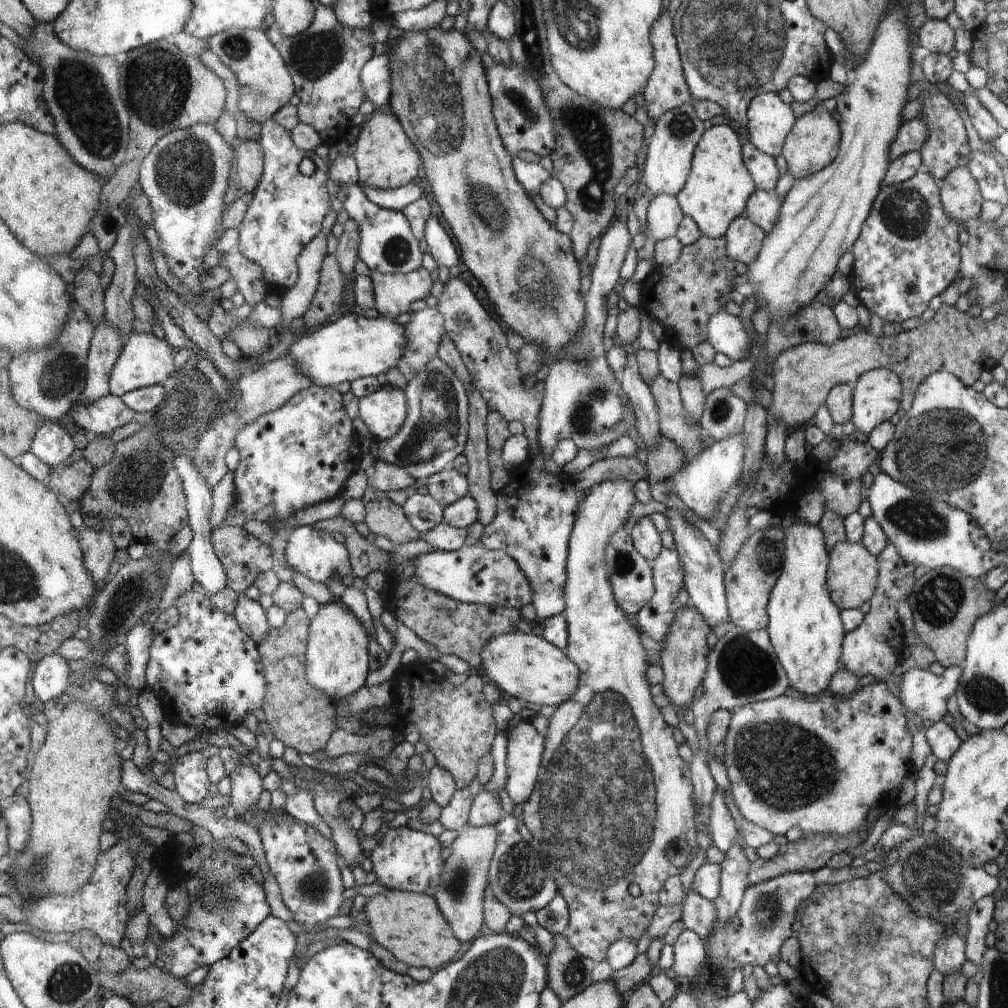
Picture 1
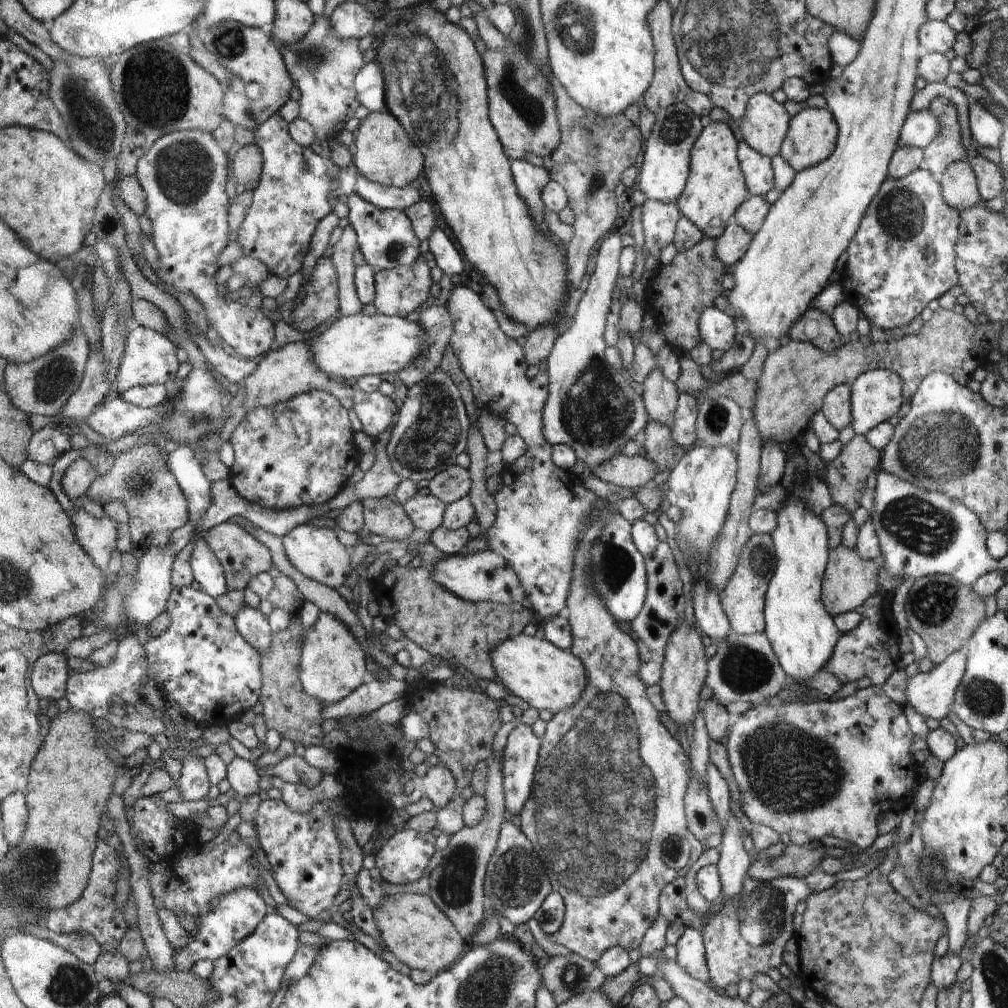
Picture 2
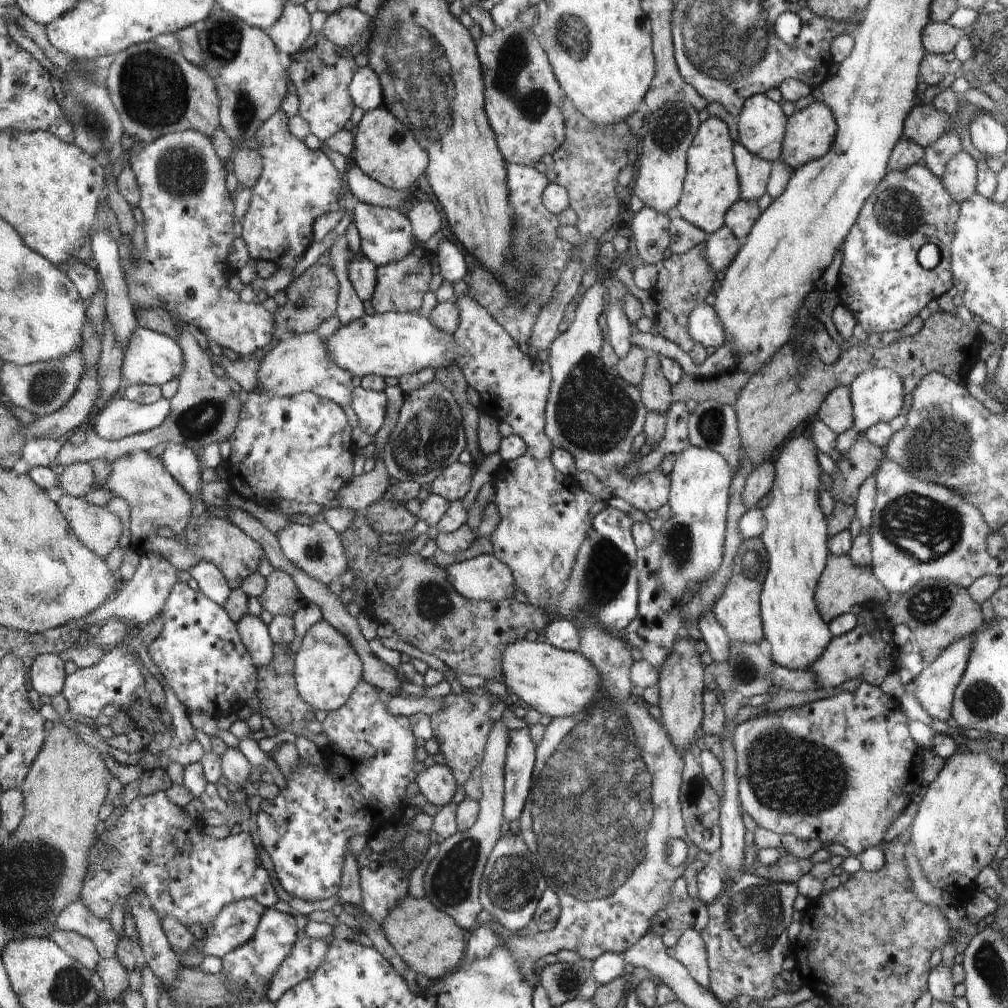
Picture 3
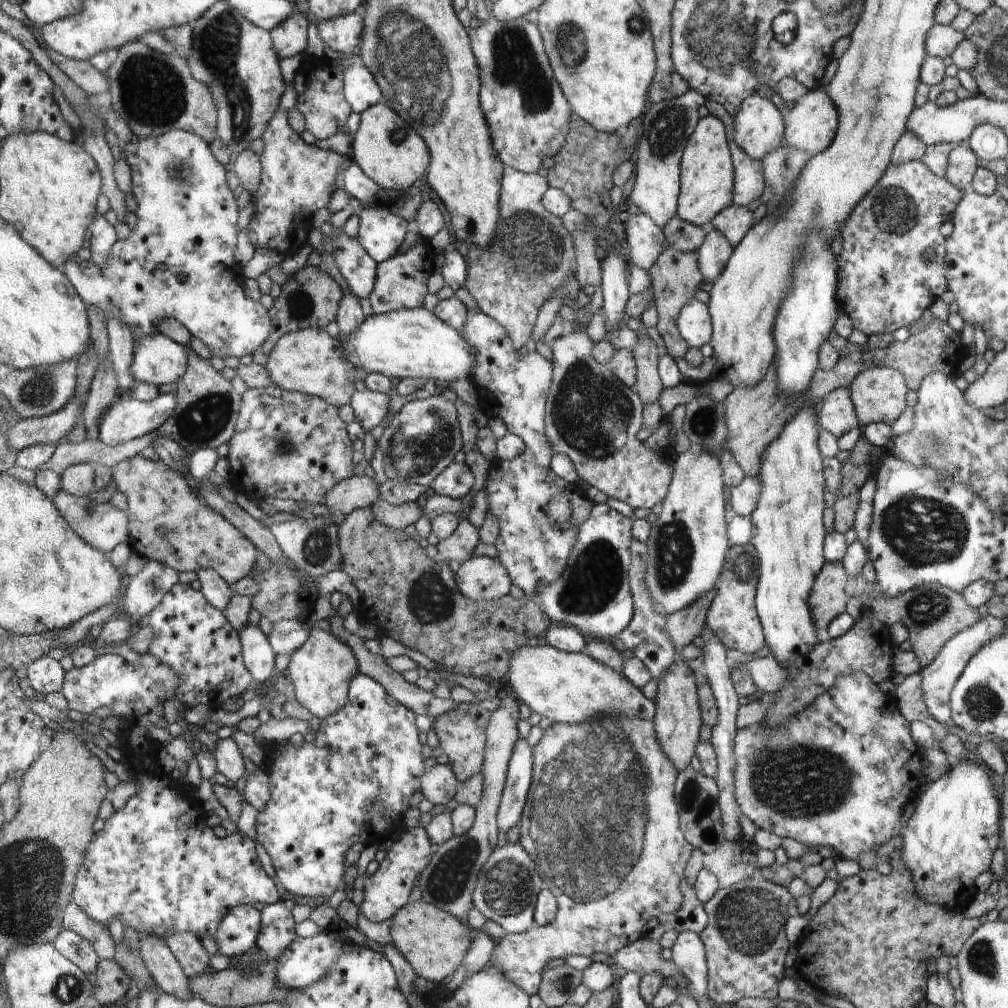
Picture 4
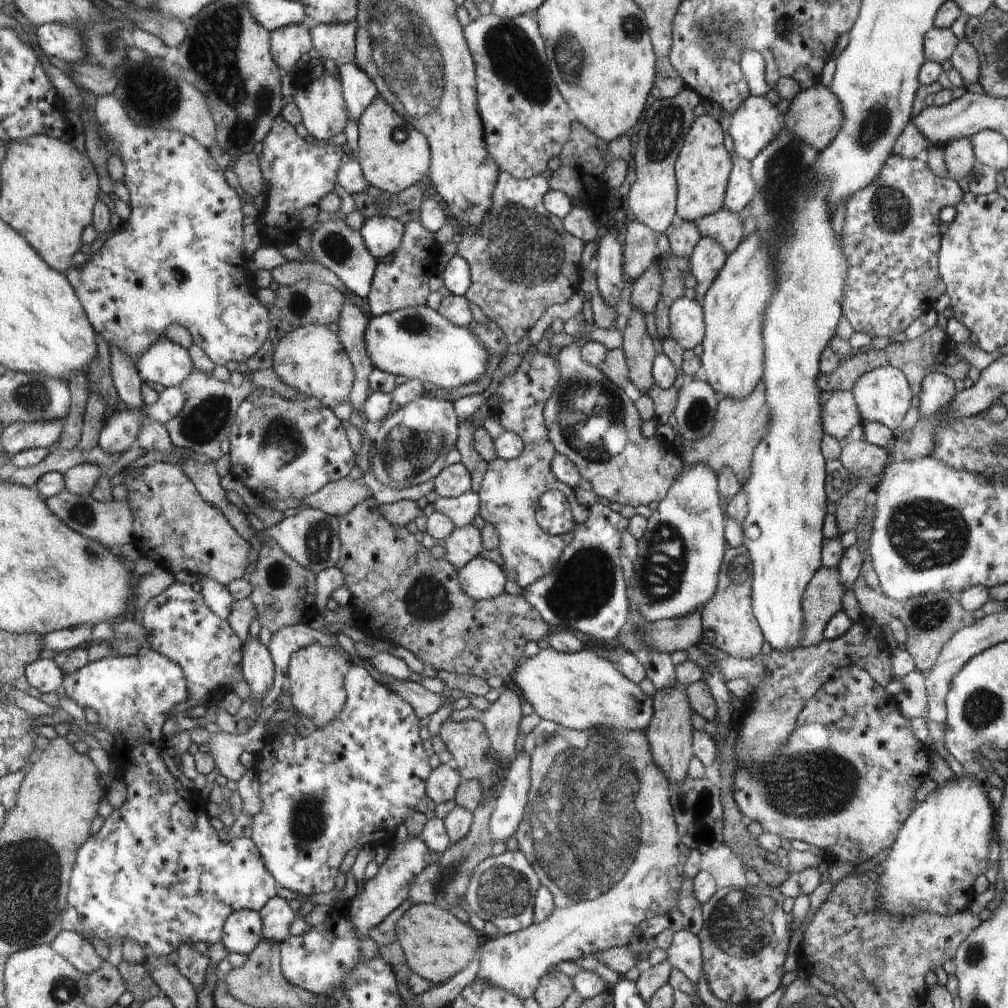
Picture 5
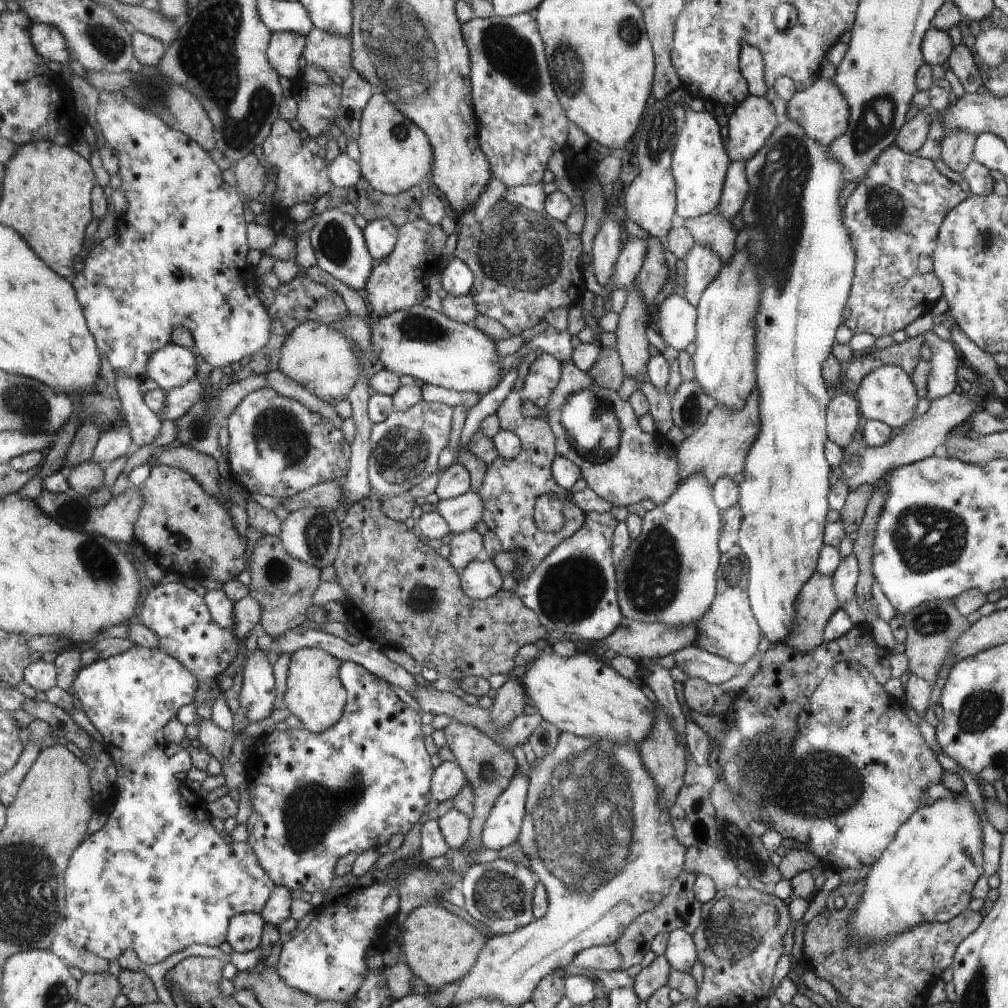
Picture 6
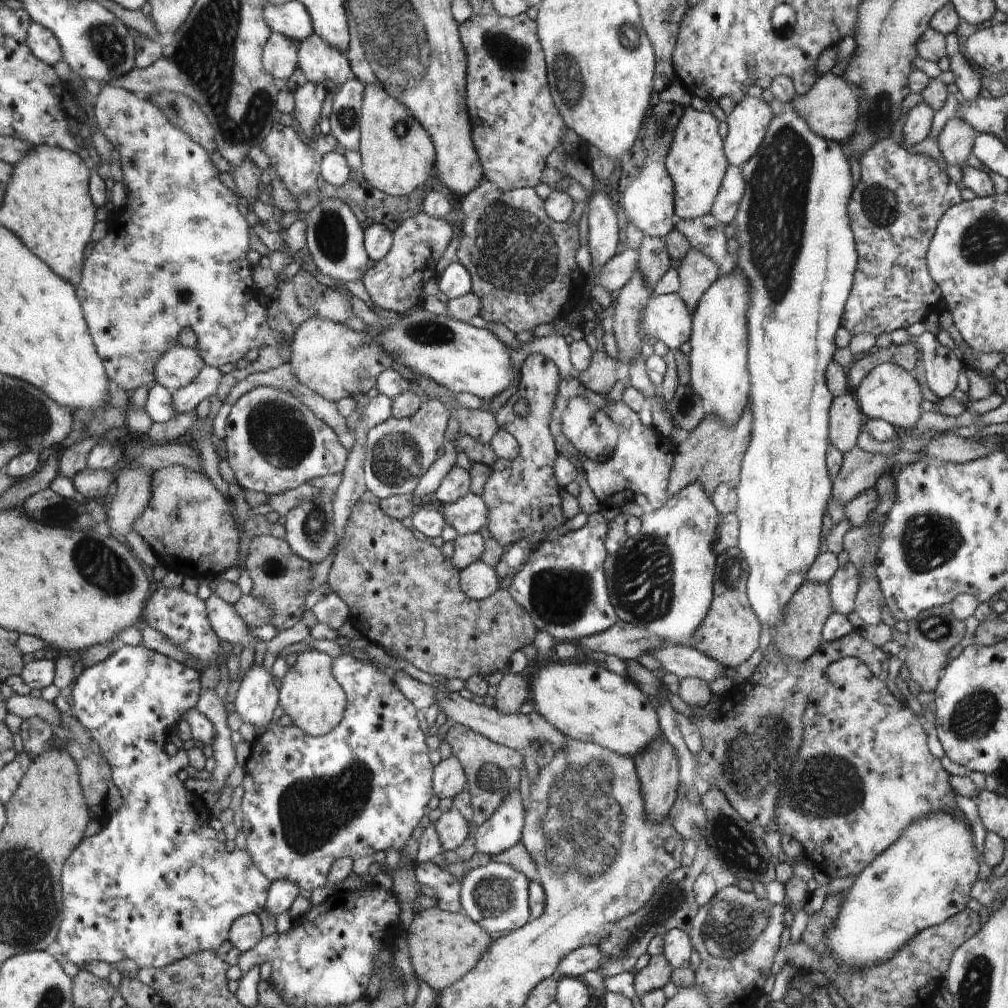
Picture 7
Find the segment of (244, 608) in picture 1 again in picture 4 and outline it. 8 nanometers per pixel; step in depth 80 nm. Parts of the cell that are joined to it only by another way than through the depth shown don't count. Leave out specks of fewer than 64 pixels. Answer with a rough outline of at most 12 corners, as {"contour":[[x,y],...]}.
{"contour":[[259,625],[240,632],[245,667],[258,689],[274,672],[275,652]]}

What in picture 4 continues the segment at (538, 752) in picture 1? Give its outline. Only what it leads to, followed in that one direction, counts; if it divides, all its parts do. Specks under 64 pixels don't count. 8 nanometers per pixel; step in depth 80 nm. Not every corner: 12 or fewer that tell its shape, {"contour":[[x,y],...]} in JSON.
{"contour":[[518,737],[497,814],[521,820],[533,784],[533,748]]}

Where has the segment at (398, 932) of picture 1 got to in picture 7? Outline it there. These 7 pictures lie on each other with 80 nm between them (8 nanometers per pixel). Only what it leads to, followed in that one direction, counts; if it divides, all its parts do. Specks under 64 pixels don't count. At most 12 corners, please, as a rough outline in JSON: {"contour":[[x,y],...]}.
{"contour":[[418,911],[406,931],[416,977],[438,994],[494,938],[468,915]]}

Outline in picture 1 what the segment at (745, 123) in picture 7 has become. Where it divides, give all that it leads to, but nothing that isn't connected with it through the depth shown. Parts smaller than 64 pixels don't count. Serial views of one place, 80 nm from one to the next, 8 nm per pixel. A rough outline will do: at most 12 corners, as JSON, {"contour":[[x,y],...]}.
{"contour":[[760,93],[748,110],[744,132],[770,156],[796,125],[776,93]]}

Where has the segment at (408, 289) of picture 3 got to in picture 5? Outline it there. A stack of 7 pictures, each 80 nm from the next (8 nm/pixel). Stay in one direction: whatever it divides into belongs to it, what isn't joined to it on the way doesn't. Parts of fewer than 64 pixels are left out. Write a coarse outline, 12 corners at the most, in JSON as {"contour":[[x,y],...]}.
{"contour":[[404,225],[366,298],[374,317],[426,305],[438,272],[434,232]]}

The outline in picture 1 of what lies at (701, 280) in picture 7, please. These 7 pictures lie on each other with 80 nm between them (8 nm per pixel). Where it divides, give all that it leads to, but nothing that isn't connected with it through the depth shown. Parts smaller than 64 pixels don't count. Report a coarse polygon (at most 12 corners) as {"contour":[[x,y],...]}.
{"contour":[[740,216],[725,237],[730,258],[749,267],[767,233]]}

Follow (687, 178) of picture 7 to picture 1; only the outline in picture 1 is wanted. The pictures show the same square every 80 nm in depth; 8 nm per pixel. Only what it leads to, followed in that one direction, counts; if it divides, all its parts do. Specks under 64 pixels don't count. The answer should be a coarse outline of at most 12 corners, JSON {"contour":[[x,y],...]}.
{"contour":[[710,125],[677,194],[710,238],[745,212],[756,183],[730,125]]}

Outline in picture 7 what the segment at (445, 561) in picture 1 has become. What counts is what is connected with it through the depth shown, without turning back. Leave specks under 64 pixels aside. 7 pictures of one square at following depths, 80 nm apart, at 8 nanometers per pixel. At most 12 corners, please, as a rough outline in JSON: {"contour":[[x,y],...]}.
{"contour":[[481,559],[461,572],[461,589],[482,601],[499,589],[495,567]]}

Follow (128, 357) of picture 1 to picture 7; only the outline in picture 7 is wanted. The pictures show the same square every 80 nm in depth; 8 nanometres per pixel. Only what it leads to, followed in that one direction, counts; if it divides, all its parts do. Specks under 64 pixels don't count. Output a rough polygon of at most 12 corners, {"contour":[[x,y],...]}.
{"contour":[[178,344],[156,362],[154,380],[173,393],[205,365],[196,348]]}

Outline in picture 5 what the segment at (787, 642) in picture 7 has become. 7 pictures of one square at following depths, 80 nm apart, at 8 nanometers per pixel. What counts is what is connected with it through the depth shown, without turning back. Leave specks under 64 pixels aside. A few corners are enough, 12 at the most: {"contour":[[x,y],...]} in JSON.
{"contour":[[838,568],[806,589],[806,642],[820,645],[828,622],[846,610]]}

